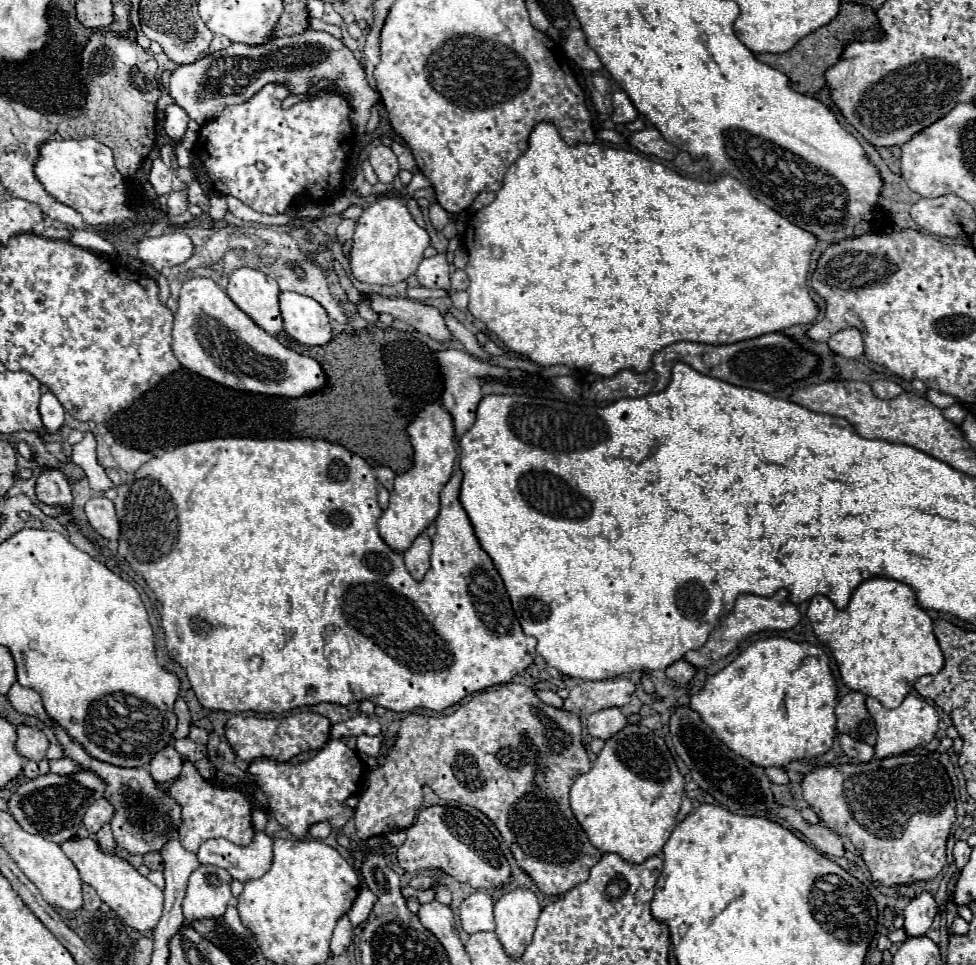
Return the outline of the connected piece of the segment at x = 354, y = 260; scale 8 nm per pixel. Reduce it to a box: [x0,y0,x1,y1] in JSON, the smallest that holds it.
[350,198,430,284]

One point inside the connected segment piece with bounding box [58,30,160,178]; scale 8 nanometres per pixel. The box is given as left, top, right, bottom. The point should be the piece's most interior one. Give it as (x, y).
(120, 111)

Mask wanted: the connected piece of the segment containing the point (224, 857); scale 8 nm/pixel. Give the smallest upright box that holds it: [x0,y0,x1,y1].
[198,832,272,882]

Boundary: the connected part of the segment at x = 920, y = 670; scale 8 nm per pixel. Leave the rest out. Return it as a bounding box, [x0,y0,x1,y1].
[808,578,944,708]

